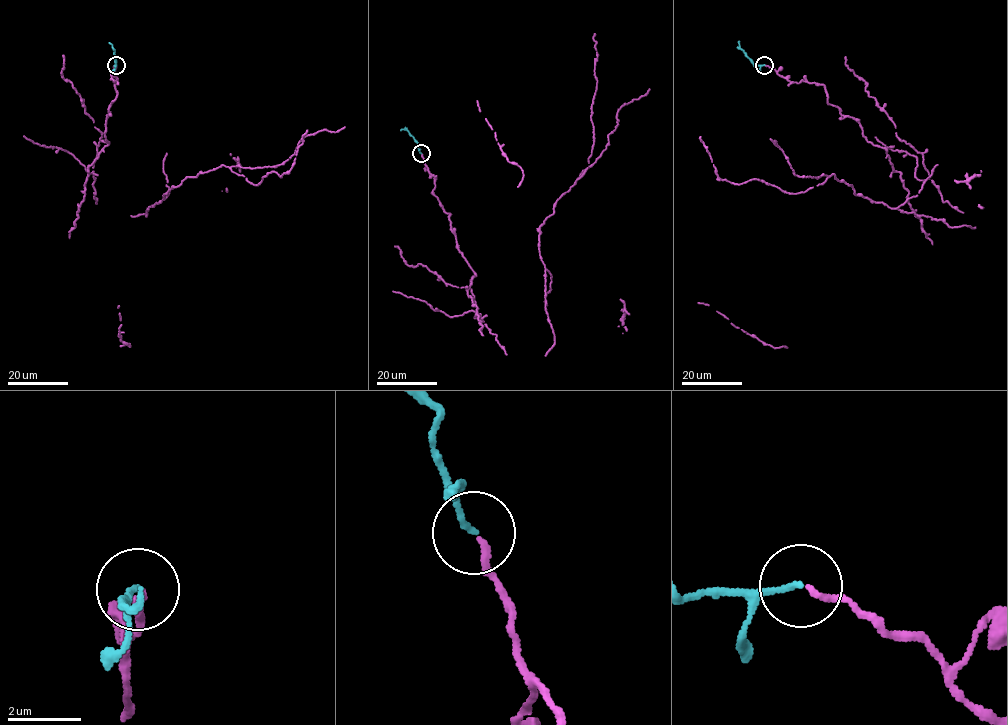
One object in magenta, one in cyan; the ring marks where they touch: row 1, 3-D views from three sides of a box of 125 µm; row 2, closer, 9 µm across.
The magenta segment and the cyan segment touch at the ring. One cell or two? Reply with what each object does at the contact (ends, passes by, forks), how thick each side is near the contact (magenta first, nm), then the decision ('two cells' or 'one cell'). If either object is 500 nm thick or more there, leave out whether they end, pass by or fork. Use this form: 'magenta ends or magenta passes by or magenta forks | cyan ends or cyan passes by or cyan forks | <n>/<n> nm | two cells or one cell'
magenta ends | cyan ends | 170/150 nm | one cell

